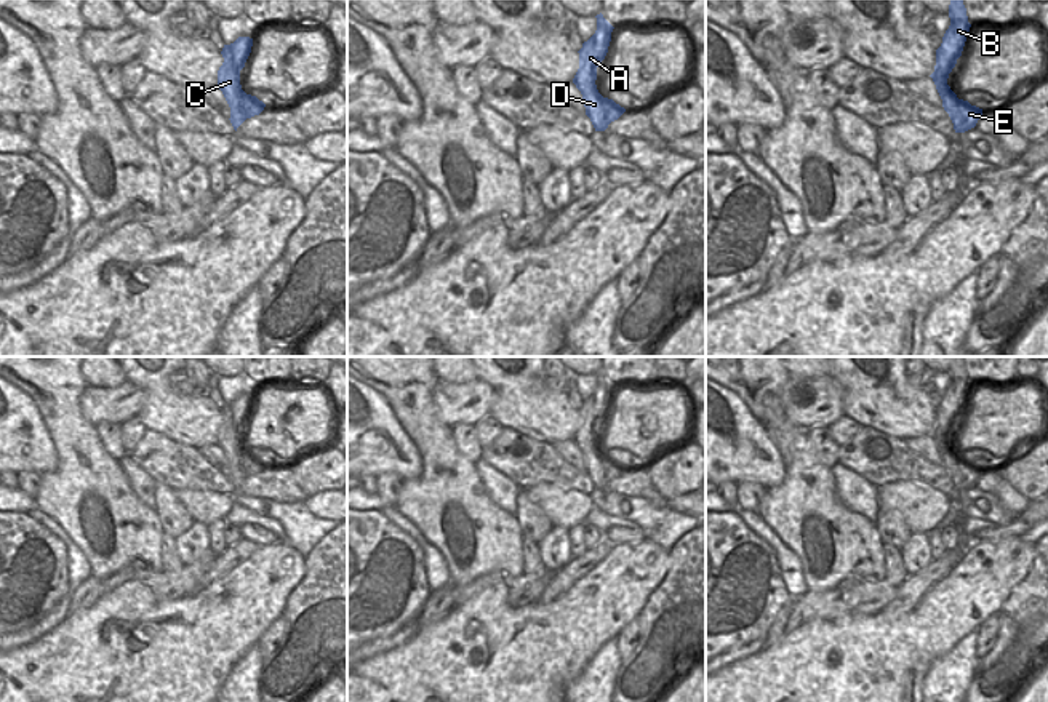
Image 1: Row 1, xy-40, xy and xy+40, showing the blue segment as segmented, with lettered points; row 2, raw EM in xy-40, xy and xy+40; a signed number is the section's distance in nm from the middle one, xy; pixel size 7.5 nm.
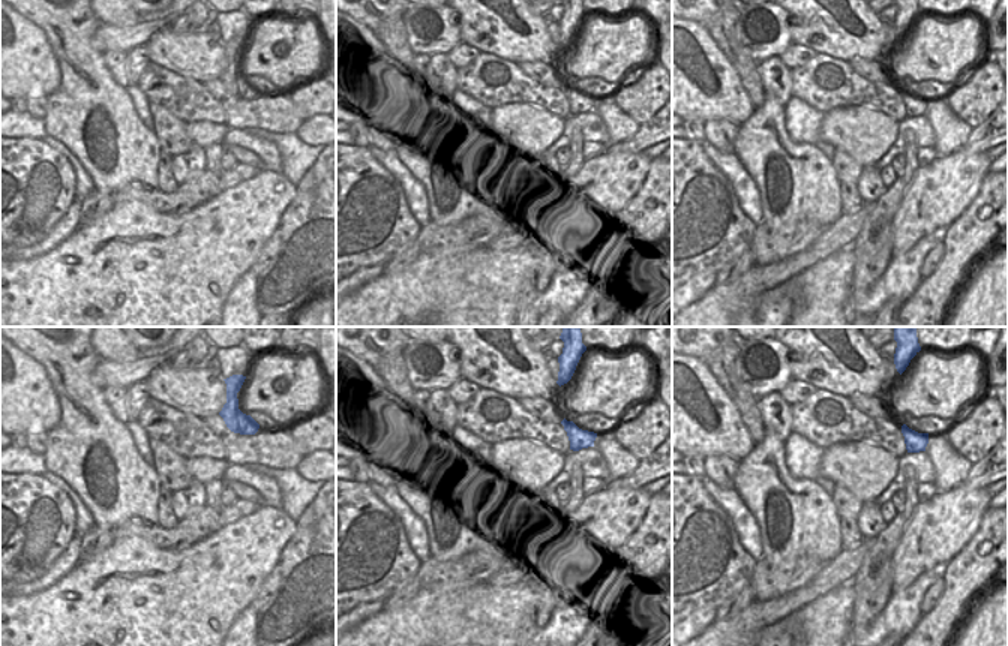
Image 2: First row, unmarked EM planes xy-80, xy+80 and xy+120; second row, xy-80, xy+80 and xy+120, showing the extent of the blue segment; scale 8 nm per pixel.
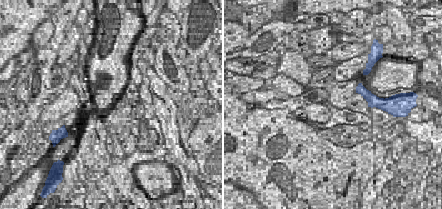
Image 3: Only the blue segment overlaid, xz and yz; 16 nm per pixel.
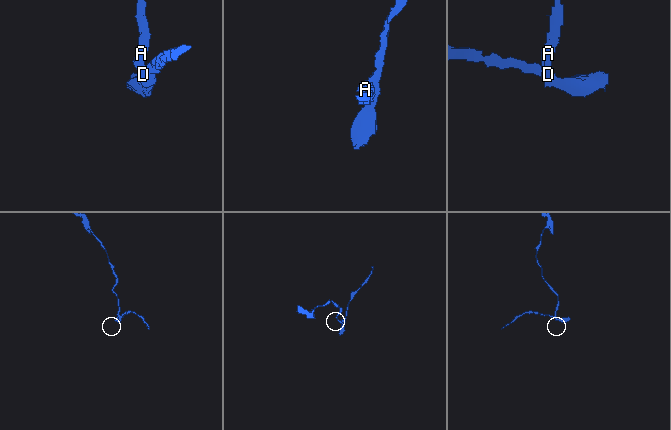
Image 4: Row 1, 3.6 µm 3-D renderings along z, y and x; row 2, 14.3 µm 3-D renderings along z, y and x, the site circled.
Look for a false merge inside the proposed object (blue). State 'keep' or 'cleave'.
cleave

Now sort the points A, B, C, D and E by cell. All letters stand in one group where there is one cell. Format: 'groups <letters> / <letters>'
groups A B C D / E

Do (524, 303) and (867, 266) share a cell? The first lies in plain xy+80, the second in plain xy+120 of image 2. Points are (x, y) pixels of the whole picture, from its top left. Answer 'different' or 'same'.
same

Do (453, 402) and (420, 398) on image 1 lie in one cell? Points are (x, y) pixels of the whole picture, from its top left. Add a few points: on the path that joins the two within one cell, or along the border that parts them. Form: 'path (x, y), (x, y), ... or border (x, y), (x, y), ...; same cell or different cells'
border (437, 381), (432, 403), (436, 414), (450, 427); different cells

